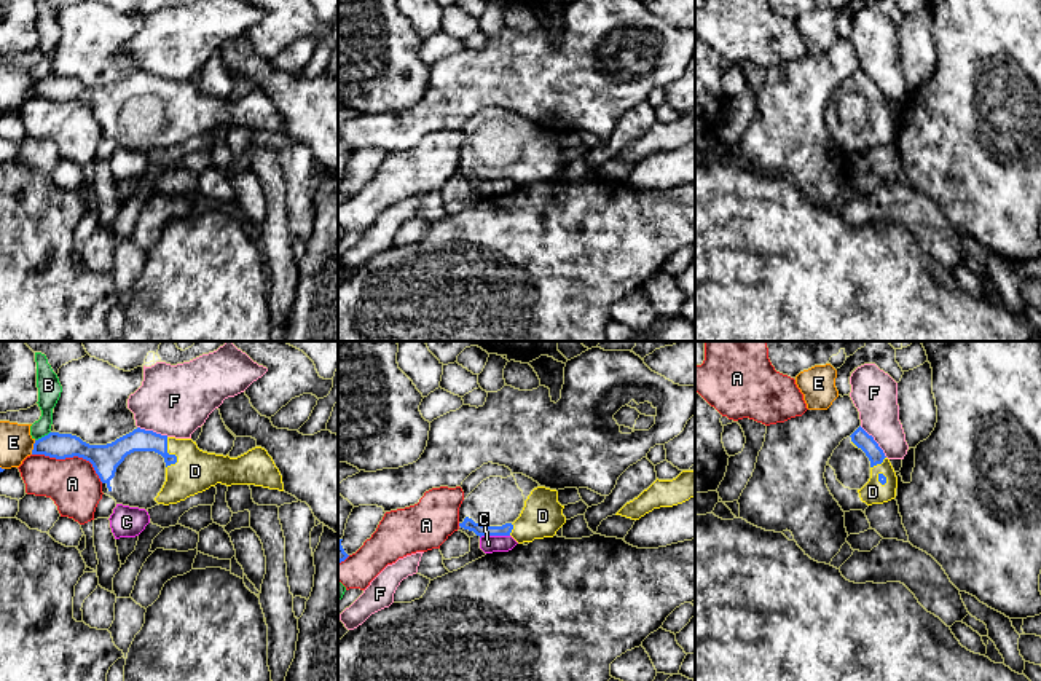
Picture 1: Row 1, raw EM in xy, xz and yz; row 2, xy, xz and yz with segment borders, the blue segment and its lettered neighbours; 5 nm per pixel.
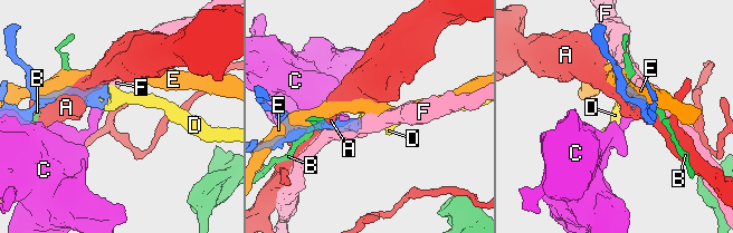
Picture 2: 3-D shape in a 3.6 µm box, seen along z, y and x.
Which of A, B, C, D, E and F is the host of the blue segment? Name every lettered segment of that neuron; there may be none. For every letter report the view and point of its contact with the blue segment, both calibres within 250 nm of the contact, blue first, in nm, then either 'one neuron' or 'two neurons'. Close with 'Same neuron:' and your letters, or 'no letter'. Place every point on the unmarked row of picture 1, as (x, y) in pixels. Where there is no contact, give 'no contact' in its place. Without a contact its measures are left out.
A: xy (70, 99) | 140/260 nm | two neurons
B: xy (42, 80) | 130/120 nm | two neurons
C: xz (494, 177) | 70/90 nm | two neurons
D: xy (172, 98) | 110/220 nm | one neuron
E: xy (34, 90) | 130/170 nm | two neurons
F: yz (874, 83) | 90/240 nm | two neurons
Same neuron: D

